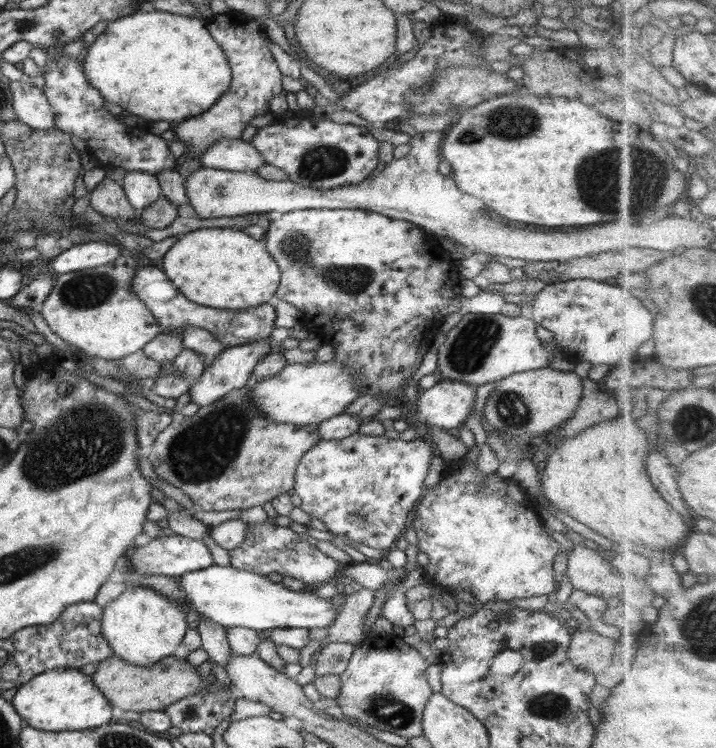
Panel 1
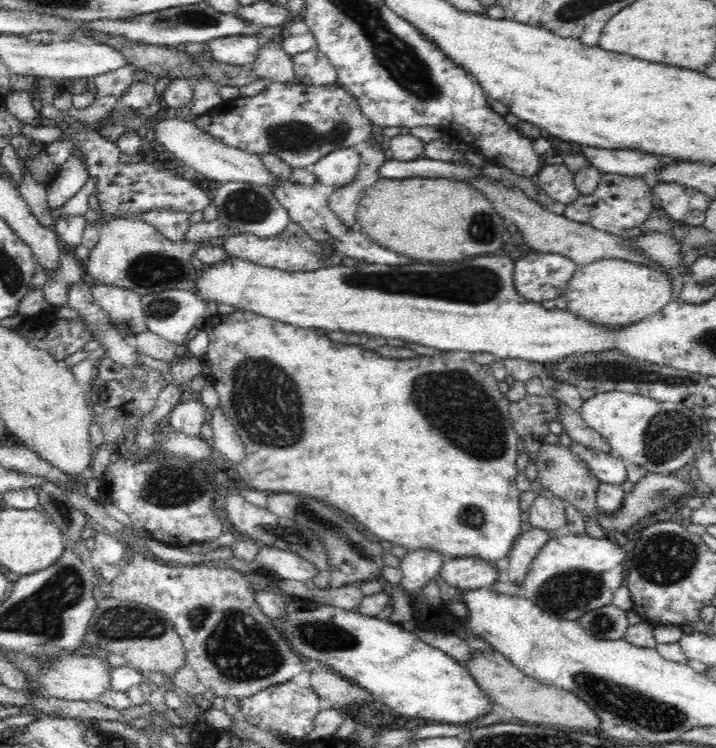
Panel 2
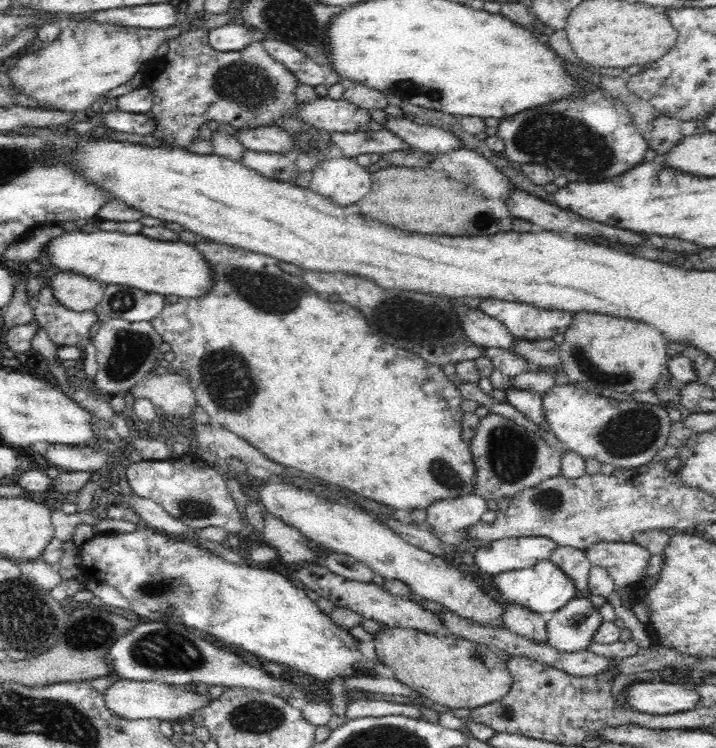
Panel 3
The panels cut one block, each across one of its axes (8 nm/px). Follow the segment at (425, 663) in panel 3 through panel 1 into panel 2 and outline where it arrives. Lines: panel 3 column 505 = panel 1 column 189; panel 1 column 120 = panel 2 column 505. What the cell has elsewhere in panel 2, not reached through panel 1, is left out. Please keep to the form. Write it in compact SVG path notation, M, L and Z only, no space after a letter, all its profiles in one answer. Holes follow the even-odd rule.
M470 650L470 652L471 656L464 661L463 667L494 704L508 708L516 718L532 724L556 724L574 730L600 730L600 732L603 730L604 726L596 713L574 693L542 684L539 680L526 676L498 651L488 653Z

